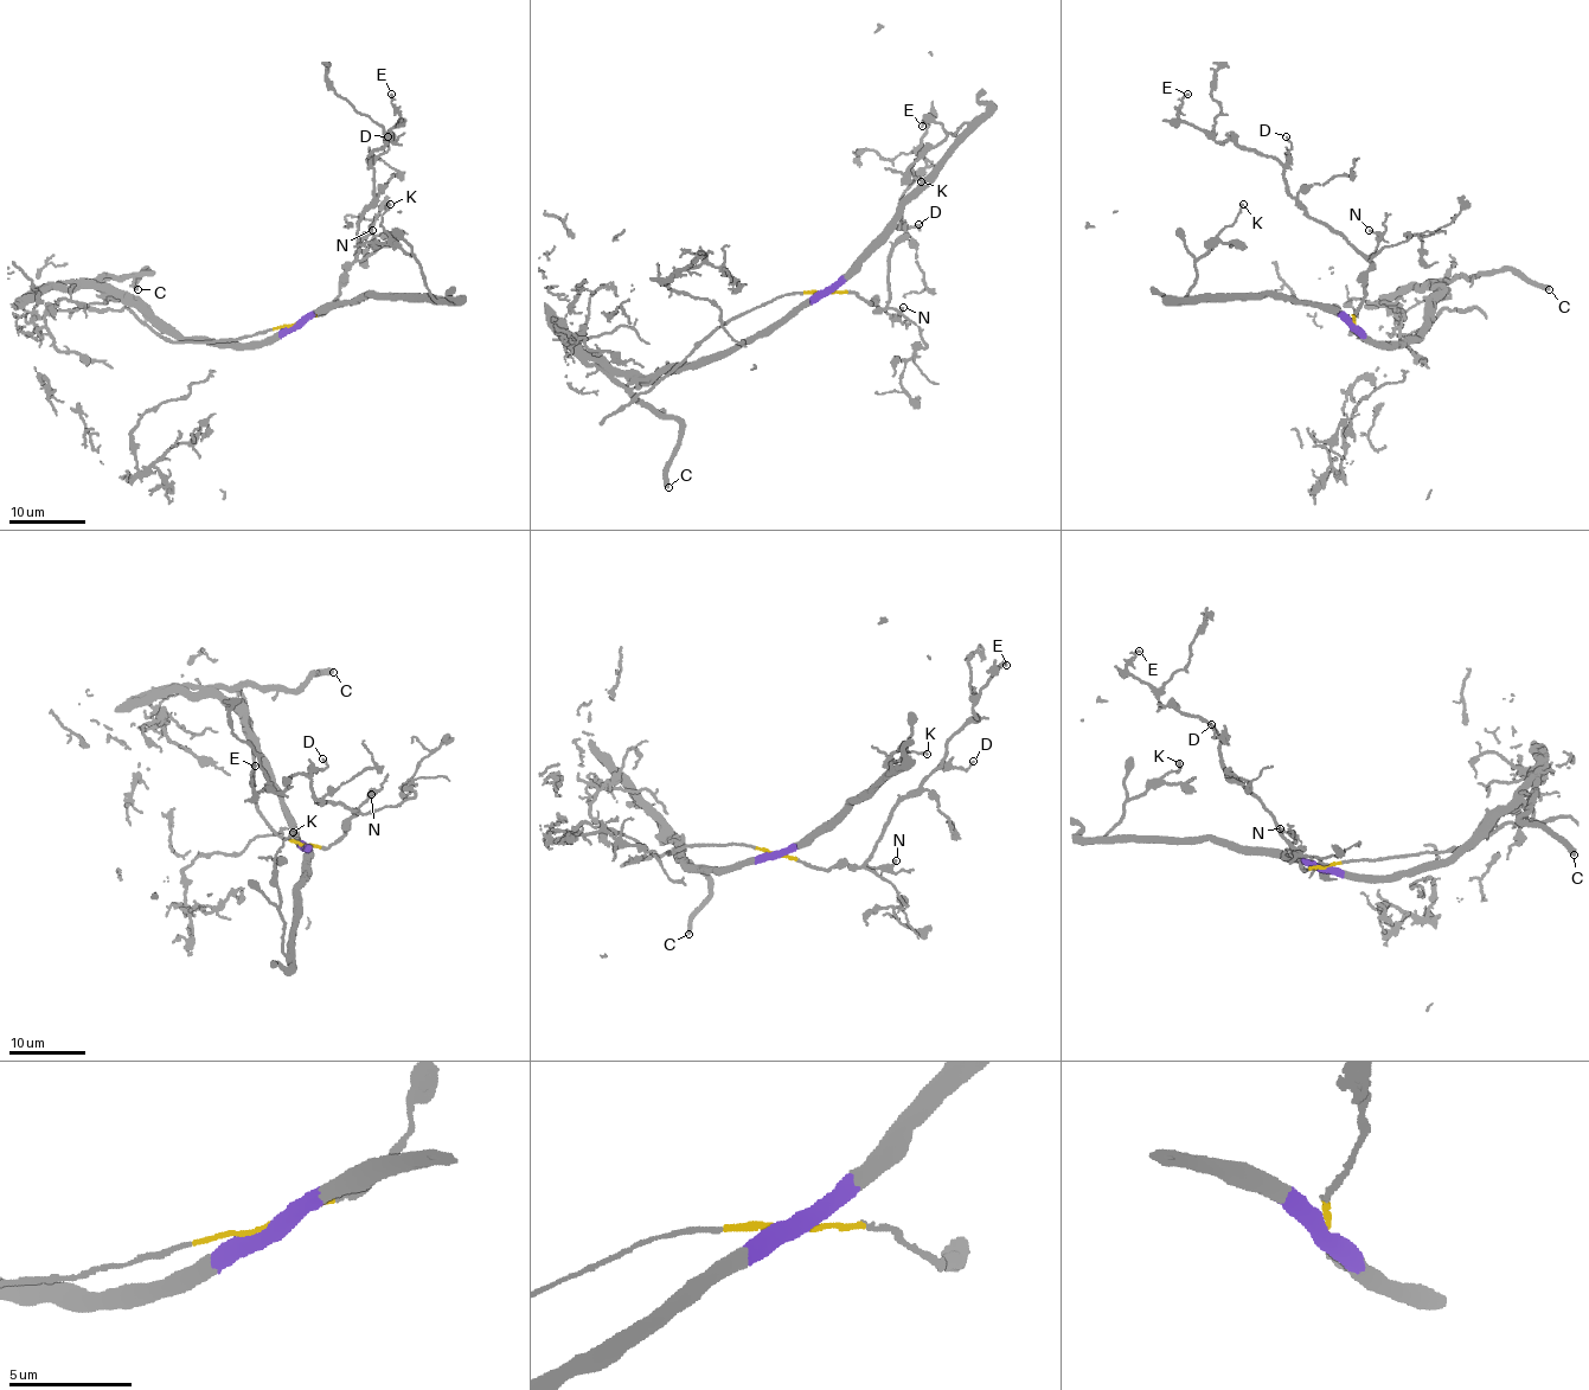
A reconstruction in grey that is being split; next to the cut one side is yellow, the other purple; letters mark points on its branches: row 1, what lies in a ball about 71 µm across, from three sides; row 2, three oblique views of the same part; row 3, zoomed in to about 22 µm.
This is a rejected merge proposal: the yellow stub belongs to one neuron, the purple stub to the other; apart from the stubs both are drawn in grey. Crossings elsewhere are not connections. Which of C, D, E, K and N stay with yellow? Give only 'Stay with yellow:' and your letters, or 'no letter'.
Stay with yellow: D, E, N

